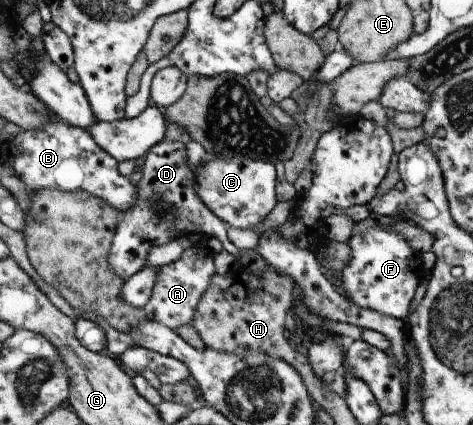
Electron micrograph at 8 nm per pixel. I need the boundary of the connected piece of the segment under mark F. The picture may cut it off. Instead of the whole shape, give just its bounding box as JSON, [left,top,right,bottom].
[338,226,428,321]

